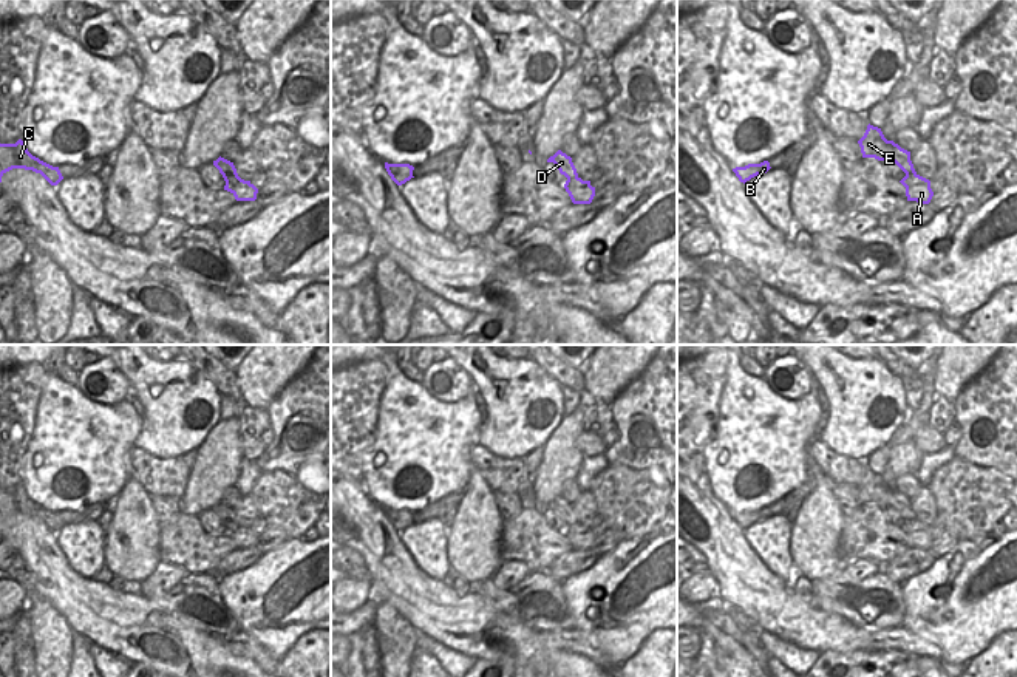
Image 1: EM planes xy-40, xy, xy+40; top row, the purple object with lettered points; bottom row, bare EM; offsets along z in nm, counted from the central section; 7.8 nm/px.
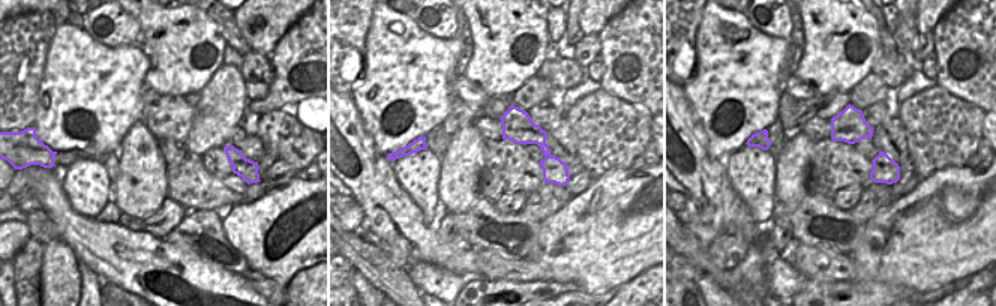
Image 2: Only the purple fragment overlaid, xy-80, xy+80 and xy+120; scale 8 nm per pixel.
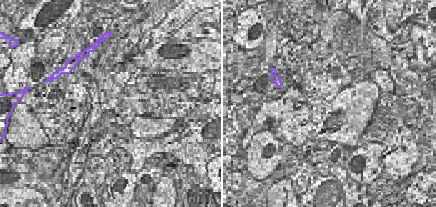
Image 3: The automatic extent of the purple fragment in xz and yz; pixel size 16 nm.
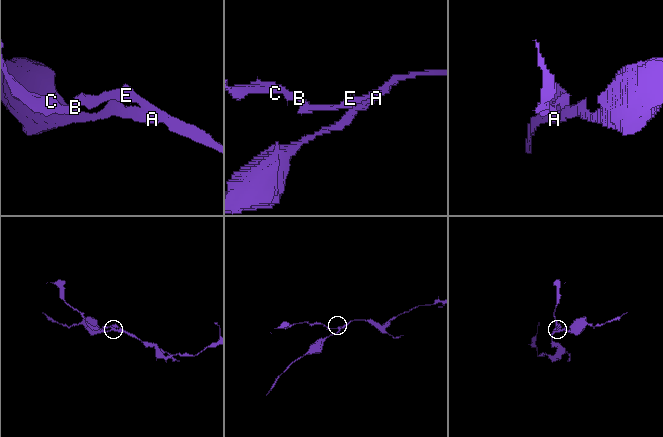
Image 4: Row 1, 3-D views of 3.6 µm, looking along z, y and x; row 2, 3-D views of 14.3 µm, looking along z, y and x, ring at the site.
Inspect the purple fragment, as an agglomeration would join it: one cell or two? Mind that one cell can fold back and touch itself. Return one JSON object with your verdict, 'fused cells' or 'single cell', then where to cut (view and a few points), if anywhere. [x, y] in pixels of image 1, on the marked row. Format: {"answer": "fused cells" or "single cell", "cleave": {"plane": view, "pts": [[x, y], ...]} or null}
{"answer": "fused cells", "cleave": {"plane": "xy-40", "pts": [[226, 183], [238, 187], [249, 184]]}}

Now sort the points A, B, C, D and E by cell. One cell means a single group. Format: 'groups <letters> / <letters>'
groups A / B C D E

